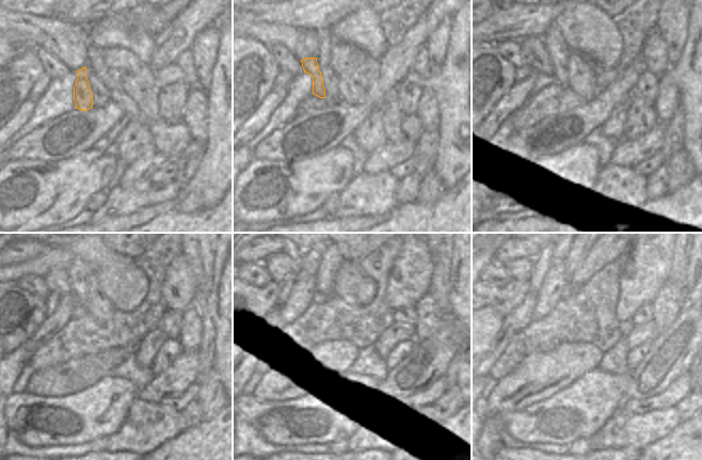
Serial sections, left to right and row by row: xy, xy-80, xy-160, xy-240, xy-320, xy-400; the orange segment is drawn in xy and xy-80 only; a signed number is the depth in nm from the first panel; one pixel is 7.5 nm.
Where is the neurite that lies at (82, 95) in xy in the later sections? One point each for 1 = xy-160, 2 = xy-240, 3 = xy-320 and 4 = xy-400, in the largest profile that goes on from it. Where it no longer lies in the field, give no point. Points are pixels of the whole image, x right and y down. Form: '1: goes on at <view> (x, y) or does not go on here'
1: goes on at xy-160 (533, 47)
2: goes on at xy-240 (58, 281)
3: goes on at xy-320 (283, 268)
4: goes on at xy-400 (520, 269)

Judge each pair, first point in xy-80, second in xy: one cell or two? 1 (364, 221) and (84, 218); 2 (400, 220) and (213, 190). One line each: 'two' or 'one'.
1: two
2: two

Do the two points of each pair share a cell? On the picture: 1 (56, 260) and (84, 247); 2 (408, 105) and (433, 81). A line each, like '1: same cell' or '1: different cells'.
1: different cells
2: different cells

